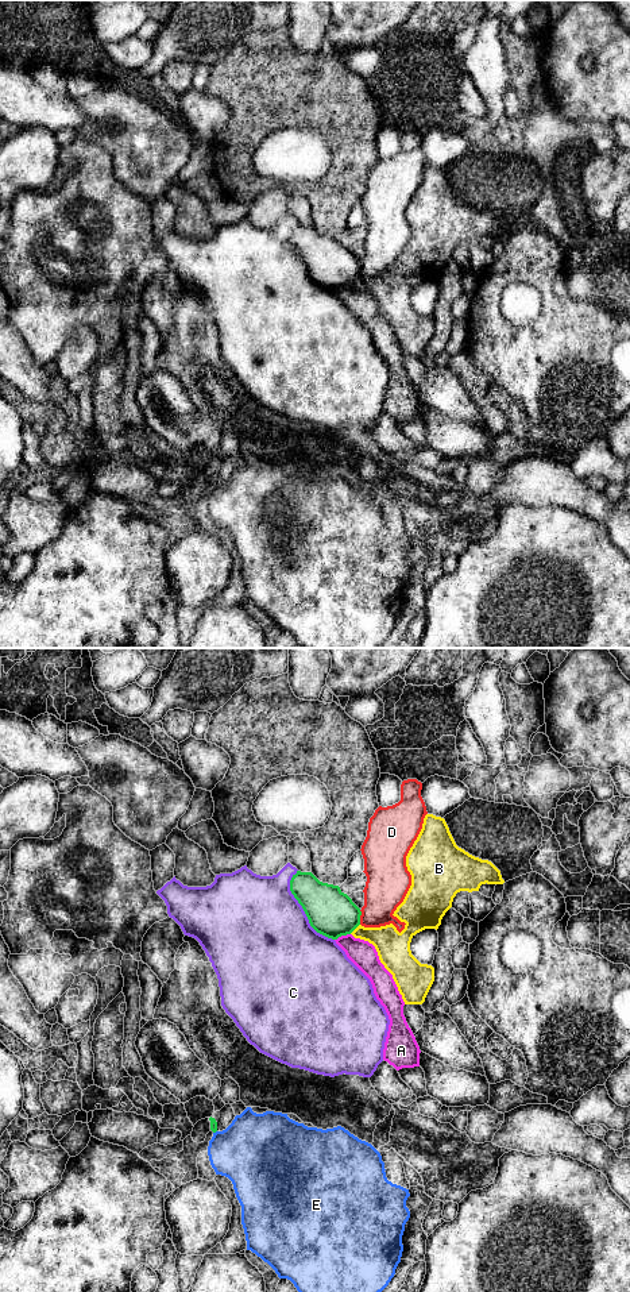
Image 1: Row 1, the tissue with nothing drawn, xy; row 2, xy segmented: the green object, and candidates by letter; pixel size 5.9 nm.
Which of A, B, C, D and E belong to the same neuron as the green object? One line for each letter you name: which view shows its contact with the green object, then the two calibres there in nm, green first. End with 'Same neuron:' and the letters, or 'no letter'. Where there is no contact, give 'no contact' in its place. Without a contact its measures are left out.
Same neuron: no letter

